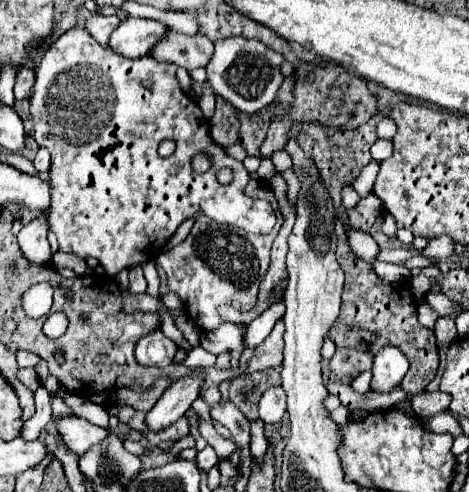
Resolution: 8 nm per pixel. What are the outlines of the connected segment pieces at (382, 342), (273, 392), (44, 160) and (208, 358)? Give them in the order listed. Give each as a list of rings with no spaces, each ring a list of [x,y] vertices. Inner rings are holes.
[[[336,223],[336,235],[338,235],[336,259],[346,273],[346,283],[344,283],[344,293],[342,293],[342,309],[340,309],[340,315],[334,321],[328,337],[336,343],[336,347],[360,349],[360,351],[368,351],[372,355],[388,345],[398,347],[410,362],[408,373],[400,384],[402,391],[408,397],[404,401],[396,403],[392,409],[398,409],[400,413],[406,413],[406,415],[416,415],[410,401],[414,395],[418,395],[426,389],[426,385],[434,379],[436,369],[438,369],[436,337],[434,337],[432,329],[424,329],[418,323],[416,303],[410,293],[410,281],[402,279],[402,281],[386,283],[370,269],[370,265],[366,261],[358,259],[350,251],[342,223]]]
[[[280,385],[266,389],[260,399],[260,419],[266,423],[278,423],[284,413],[286,413],[284,389]]]
[[[40,149],[32,163],[34,163],[34,167],[36,167],[36,171],[40,175],[46,175],[48,169],[50,169],[50,153],[48,153],[48,149]]]
[[[202,346],[192,348],[186,353],[186,359],[182,362],[175,362],[176,365],[183,365],[194,369],[196,367],[214,367],[216,356],[207,352]]]

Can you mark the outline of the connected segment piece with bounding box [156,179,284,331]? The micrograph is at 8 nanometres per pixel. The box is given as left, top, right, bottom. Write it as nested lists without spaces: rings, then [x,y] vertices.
[[[252,179],[248,183],[252,193],[260,193],[264,199],[268,199],[274,207],[274,213],[278,217],[276,227],[268,235],[248,235],[242,229],[218,225],[216,221],[210,221],[206,215],[200,215],[194,221],[194,227],[190,235],[176,247],[164,249],[158,253],[156,263],[162,265],[162,269],[168,275],[168,289],[180,297],[180,301],[186,305],[188,317],[194,321],[194,325],[200,331],[214,331],[224,321],[218,313],[222,305],[234,307],[236,311],[250,311],[254,309],[254,303],[258,299],[258,287],[264,279],[270,263],[270,247],[276,239],[280,227],[282,227],[282,213],[278,209],[278,201],[272,193],[272,189],[266,183],[260,183]]]

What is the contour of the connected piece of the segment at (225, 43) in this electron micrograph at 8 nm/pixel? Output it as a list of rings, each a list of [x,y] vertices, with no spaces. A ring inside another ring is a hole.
[[[246,37],[222,39],[216,43],[216,51],[210,63],[206,65],[208,83],[216,95],[224,97],[236,109],[244,113],[256,113],[274,101],[278,87],[284,79],[284,75],[280,73],[282,61],[284,57],[268,49],[262,41],[246,39]]]

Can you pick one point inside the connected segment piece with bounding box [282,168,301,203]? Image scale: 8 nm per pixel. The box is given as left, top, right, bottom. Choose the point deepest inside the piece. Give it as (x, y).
(292, 180)

